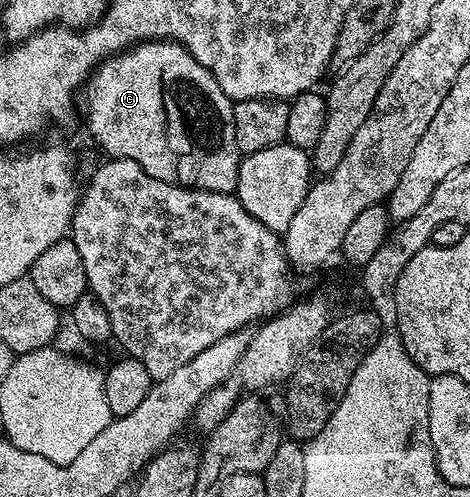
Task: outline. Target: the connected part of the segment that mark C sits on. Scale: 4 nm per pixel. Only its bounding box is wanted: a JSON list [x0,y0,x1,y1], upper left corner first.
[82,41,242,195]

